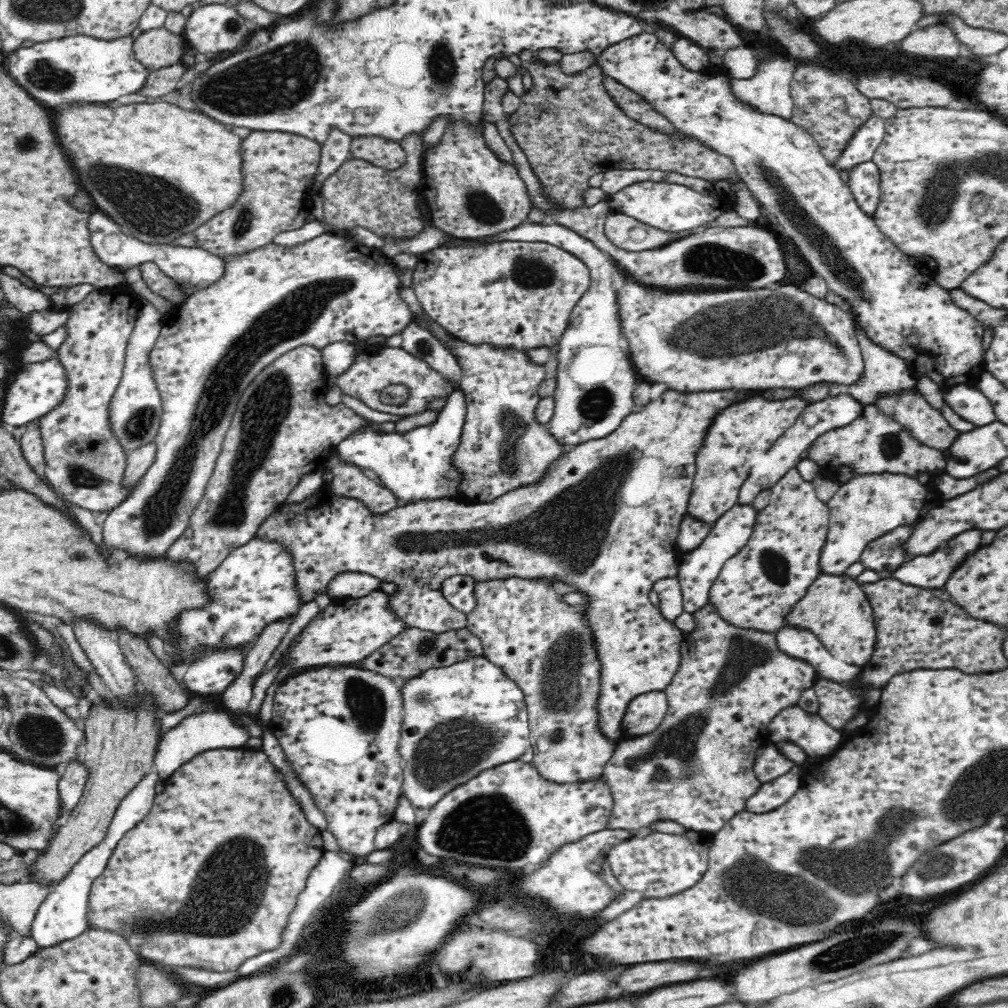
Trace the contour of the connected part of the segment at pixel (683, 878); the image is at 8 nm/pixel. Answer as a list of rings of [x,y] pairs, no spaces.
[[[686,829],[684,834],[652,831],[644,838],[630,838],[607,849],[606,871],[624,890],[640,892],[644,898],[658,898],[694,886],[706,872],[715,833]]]

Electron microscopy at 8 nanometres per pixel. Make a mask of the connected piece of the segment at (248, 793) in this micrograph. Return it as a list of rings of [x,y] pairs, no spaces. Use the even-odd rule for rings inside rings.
[[[241,748],[206,750],[206,752],[200,752],[194,758],[183,762],[176,770],[172,771],[169,778],[162,781],[162,790],[160,793],[156,793],[154,806],[152,806],[151,811],[134,828],[125,832],[124,836],[116,843],[116,848],[112,850],[112,854],[110,854],[110,859],[106,863],[103,873],[99,877],[96,877],[90,885],[86,911],[87,930],[105,930],[106,932],[121,936],[142,961],[151,962],[152,965],[158,965],[160,968],[162,966],[177,966],[178,968],[182,968],[183,966],[184,968],[197,968],[198,970],[209,970],[210,972],[234,971],[242,964],[245,958],[257,955],[260,951],[273,949],[276,945],[279,945],[282,929],[287,923],[287,914],[292,910],[298,893],[304,888],[309,870],[316,864],[316,861],[320,860],[320,856],[322,856],[322,852],[324,851],[321,833],[309,826],[306,822],[304,815],[300,812],[299,806],[293,801],[291,794],[286,791],[286,785],[282,783],[282,777],[273,770],[262,750],[250,751]]]

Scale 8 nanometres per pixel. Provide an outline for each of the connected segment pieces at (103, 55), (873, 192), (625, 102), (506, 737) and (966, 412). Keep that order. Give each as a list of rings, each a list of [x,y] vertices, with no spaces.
[[[76,34],[35,42],[8,55],[9,73],[32,97],[48,106],[71,102],[112,102],[120,96],[139,93],[147,85],[150,70],[136,59],[134,39],[135,35],[100,39]]]
[[[874,161],[864,162],[849,172],[847,182],[858,208],[873,218],[881,195],[881,178],[878,165]]]
[[[535,53],[532,62],[526,66],[532,77],[532,86],[522,92],[521,104],[517,109],[510,114],[504,114],[504,117],[511,138],[528,159],[538,179],[542,181],[546,193],[562,207],[573,209],[582,206],[586,202],[584,192],[590,188],[590,178],[598,172],[603,173],[618,167],[680,172],[710,182],[720,180],[715,184],[718,194],[727,196],[734,204],[737,202],[736,189],[732,182],[738,182],[739,176],[728,158],[721,157],[713,150],[706,149],[699,142],[694,142],[678,132],[637,94],[610,78],[598,65],[575,73],[564,73],[560,61],[558,64],[542,64]]]
[[[468,655],[450,666],[427,668],[399,688],[402,723],[398,755],[403,760],[401,792],[413,808],[432,808],[444,794],[483,770],[527,758],[531,751],[524,695],[504,671],[483,655]]]
[[[973,385],[951,386],[944,391],[943,398],[958,416],[976,427],[997,420],[991,402]]]

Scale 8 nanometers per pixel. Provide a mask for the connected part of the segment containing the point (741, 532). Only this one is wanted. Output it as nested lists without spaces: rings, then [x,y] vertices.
[[[737,503],[711,524],[708,536],[696,548],[678,552],[674,577],[679,582],[684,611],[693,613],[709,601],[711,586],[716,582],[723,564],[746,544],[756,516],[757,512],[751,505]]]

